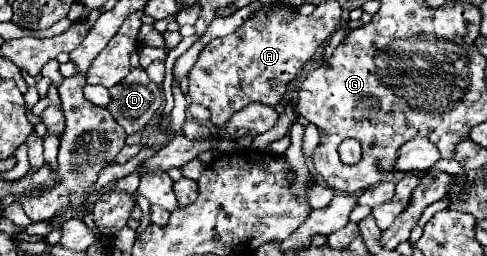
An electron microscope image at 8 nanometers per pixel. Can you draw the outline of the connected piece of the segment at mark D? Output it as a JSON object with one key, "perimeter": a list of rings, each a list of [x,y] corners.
{"perimeter":[[[133,68],[109,94],[111,102],[107,110],[129,136],[141,132],[163,104],[159,86],[149,80],[143,68]]]}

